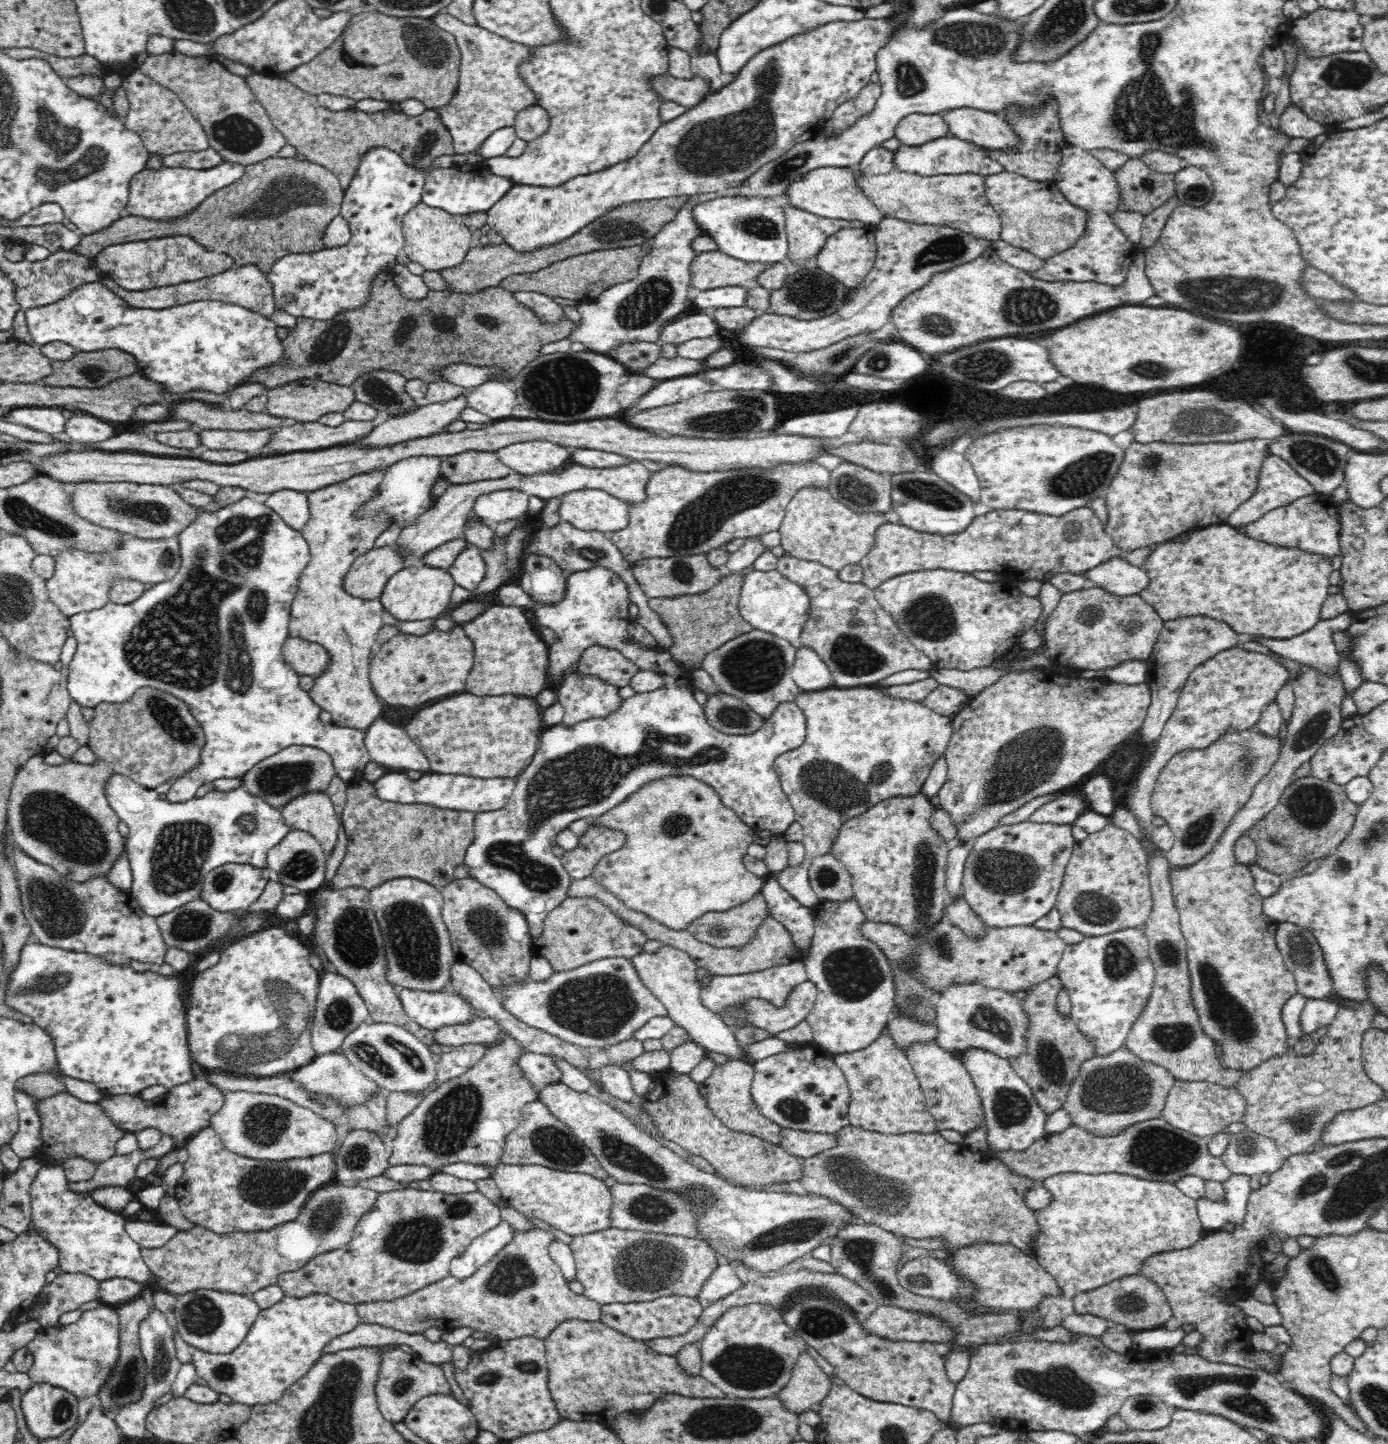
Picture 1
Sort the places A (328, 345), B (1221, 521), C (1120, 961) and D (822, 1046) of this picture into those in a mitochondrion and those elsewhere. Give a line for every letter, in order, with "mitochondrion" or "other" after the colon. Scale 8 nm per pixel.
A: mitochondrion
B: other
C: mitochondrion
D: other

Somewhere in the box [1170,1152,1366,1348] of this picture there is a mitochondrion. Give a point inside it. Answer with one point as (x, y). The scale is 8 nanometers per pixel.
(1325, 1274)

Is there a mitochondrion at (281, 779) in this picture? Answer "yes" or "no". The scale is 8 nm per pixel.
yes

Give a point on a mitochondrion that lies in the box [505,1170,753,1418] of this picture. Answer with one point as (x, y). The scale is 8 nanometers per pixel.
(626, 1275)

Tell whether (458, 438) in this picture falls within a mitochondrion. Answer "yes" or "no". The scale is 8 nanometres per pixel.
no

